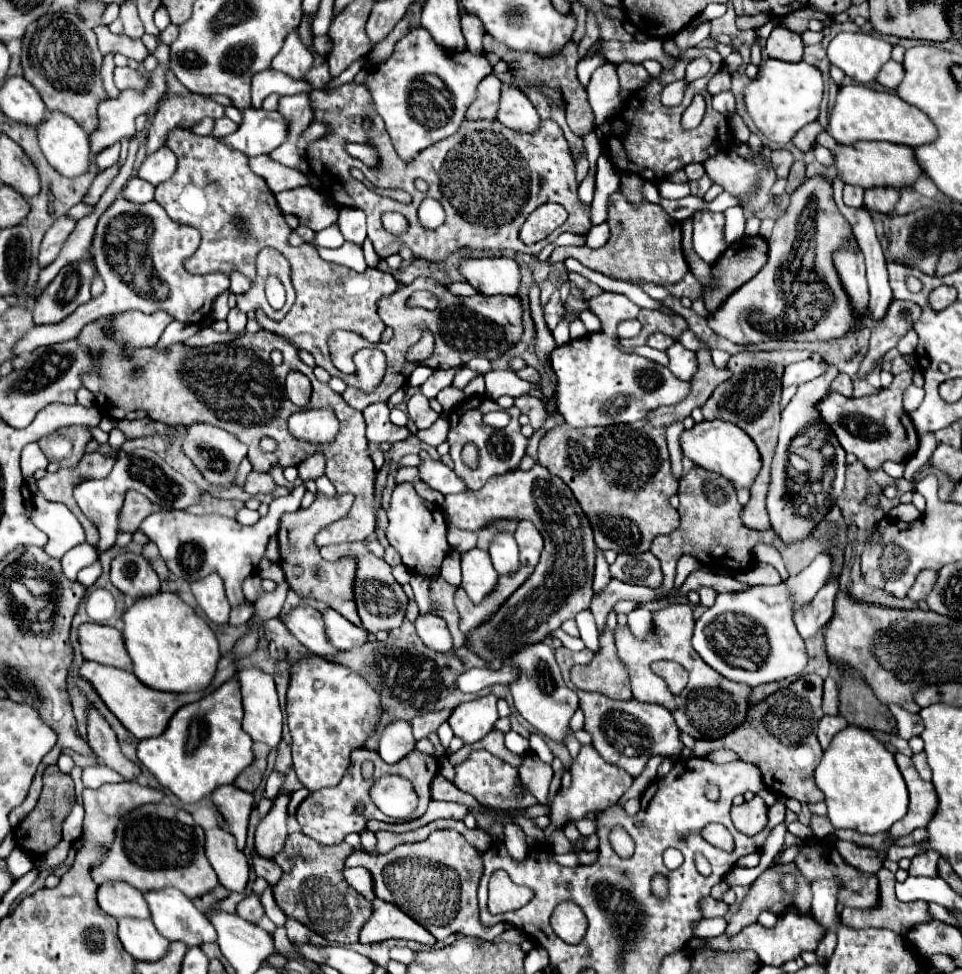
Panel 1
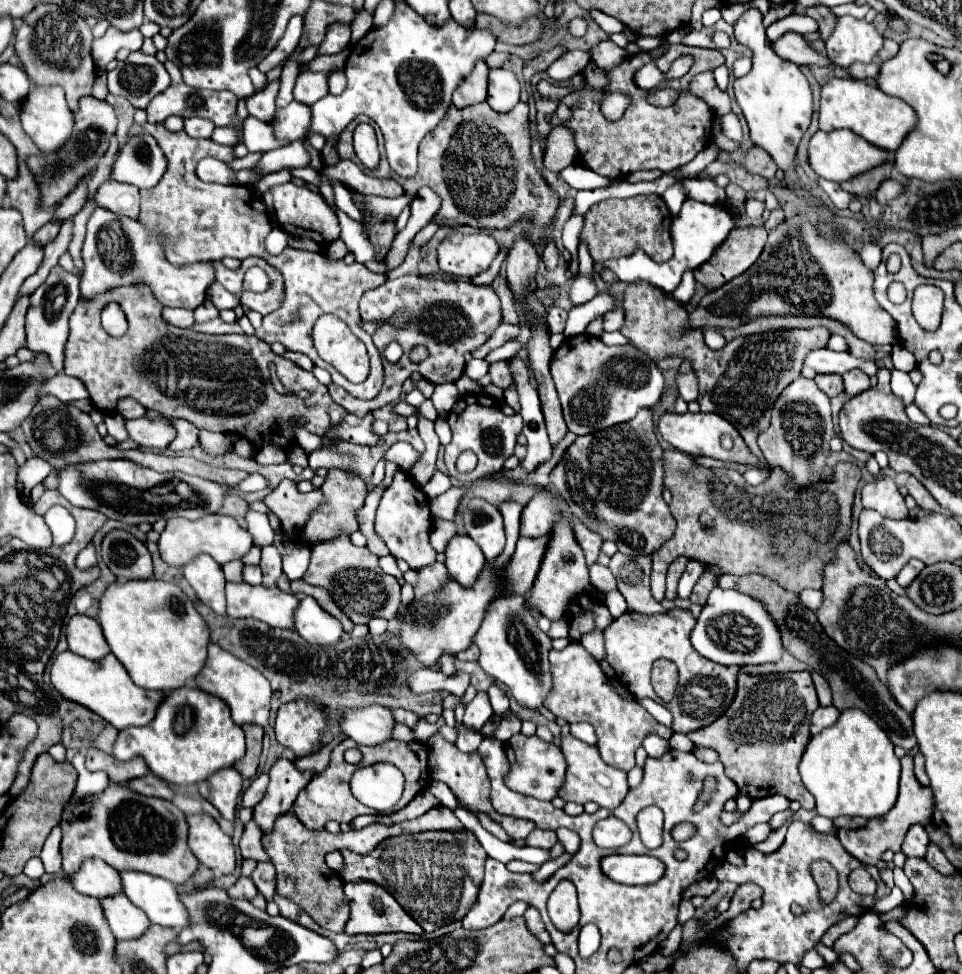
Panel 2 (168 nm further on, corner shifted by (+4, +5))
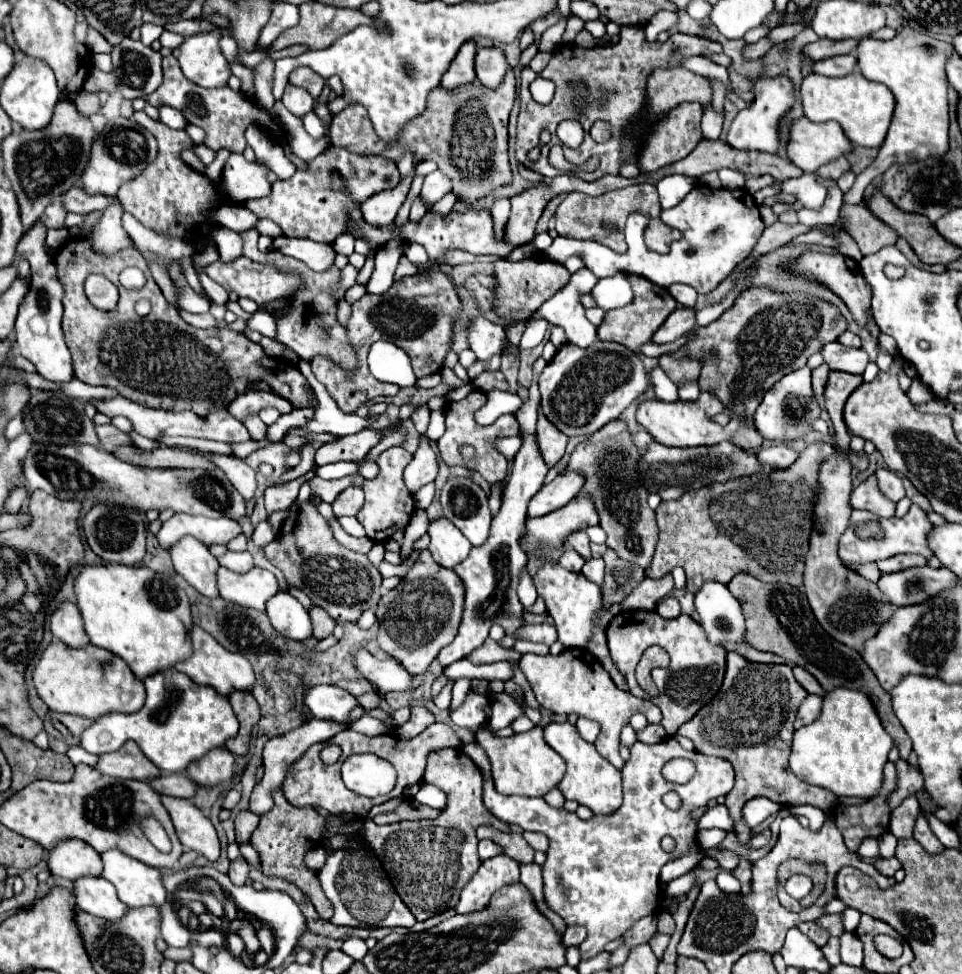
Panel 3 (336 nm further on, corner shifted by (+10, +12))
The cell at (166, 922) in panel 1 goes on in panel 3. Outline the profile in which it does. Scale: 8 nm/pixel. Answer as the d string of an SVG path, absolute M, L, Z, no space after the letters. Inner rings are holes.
M119 849L101 853L101 861L101 877L115 885L119 899L127 907L161 907L161 901L165 901L165 887L161 885L159 869L141 863Z

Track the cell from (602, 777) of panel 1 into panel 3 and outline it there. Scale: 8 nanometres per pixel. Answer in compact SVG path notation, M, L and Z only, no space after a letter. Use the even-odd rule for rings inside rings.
M569 721L565 723L549 723L543 729L543 737L551 749L555 749L565 761L567 771L557 785L565 799L573 799L579 805L589 807L595 815L611 815L621 807L621 771L613 769L595 749L595 745L581 739L577 727Z

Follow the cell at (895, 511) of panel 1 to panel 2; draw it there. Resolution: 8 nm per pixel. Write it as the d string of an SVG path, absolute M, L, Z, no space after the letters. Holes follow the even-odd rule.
M877 476L873 482L865 484L861 490L863 506L877 510L885 518L907 518L909 510L905 506L905 498L899 494L897 486L887 476Z

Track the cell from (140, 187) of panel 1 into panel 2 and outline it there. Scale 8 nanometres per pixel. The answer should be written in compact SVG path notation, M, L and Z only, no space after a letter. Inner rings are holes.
M109 180L99 186L95 200L101 208L107 208L111 212L117 212L123 216L137 216L139 188L133 188L133 184Z

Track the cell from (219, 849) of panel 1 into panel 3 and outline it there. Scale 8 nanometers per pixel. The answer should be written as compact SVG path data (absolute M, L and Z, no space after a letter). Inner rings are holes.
M163 795L161 803L171 815L181 845L205 855L209 861L217 861L221 847L213 823L189 799Z

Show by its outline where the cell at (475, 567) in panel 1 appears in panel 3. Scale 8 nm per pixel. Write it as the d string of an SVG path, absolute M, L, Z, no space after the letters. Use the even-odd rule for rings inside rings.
M445 517L435 519L429 523L429 551L433 559L447 569L453 569L453 565L459 565L469 555L469 541L465 541L463 533Z

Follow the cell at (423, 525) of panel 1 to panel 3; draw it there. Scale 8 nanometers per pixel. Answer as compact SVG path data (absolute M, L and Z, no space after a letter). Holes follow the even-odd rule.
M393 447L393 449L383 451L375 461L379 465L377 477L371 481L365 481L365 485L363 485L365 505L357 513L357 519L365 527L367 537L373 541L389 539L397 529L405 527L413 515L413 497L405 489L405 483L403 483L403 471L411 459L413 459L413 455L407 453L403 447Z

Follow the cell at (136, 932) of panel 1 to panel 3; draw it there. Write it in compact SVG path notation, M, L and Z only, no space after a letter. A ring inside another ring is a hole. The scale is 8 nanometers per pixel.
M79 877L73 883L73 893L77 905L95 917L105 917L109 921L117 921L117 917L125 915L125 905L119 901L117 891L103 877Z

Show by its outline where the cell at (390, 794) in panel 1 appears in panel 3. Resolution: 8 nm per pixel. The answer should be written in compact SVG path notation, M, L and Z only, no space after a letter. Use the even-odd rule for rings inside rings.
M351 755L343 763L343 781L347 789L365 797L387 795L395 787L395 769L377 755Z

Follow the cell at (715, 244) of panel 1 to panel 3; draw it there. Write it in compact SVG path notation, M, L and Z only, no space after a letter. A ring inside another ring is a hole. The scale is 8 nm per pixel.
M697 185L677 207L663 209L659 219L683 233L681 241L675 241L671 245L671 251L667 255L649 251L645 247L645 221L647 215L643 213L631 213L625 227L627 237L627 253L619 255L611 251L605 245L597 245L597 241L573 241L565 237L553 239L553 245L545 251L547 257L553 257L553 261L565 263L567 257L573 253L583 255L587 269L591 269L597 277L611 277L611 273L625 271L633 275L641 275L655 285L669 287L673 283L685 283L691 285L697 293L711 293L733 269L739 261L743 261L755 243L759 241L765 225L761 221L759 209L755 205L755 199L745 189L709 189L707 185Z

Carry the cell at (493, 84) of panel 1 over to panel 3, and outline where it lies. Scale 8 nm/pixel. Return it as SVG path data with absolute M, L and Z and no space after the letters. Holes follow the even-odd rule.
M465 41L455 55L455 61L449 65L445 75L441 77L441 85L445 89L455 89L469 81L475 81L475 41Z

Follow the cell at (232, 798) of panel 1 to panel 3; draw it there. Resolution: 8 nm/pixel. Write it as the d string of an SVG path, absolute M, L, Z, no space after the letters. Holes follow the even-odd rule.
M217 747L217 749L211 749L199 761L189 763L187 777L197 781L201 787L223 783L231 779L233 763L235 763L233 753L229 753L225 747Z

